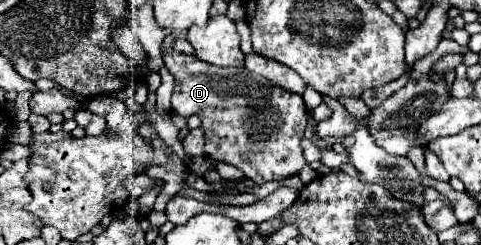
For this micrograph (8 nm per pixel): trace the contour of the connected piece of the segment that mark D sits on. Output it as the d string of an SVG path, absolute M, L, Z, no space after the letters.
M174 48L162 50L162 58L166 68L174 74L176 86L172 94L172 110L184 118L198 114L204 124L204 136L206 136L206 156L214 160L228 162L236 168L240 168L246 178L254 180L256 184L262 184L266 180L282 180L288 174L298 172L306 160L302 156L300 140L306 130L306 104L302 96L286 92L268 80L262 80L262 76L254 76L254 72L246 72L246 68L210 68L210 64L182 54Z

